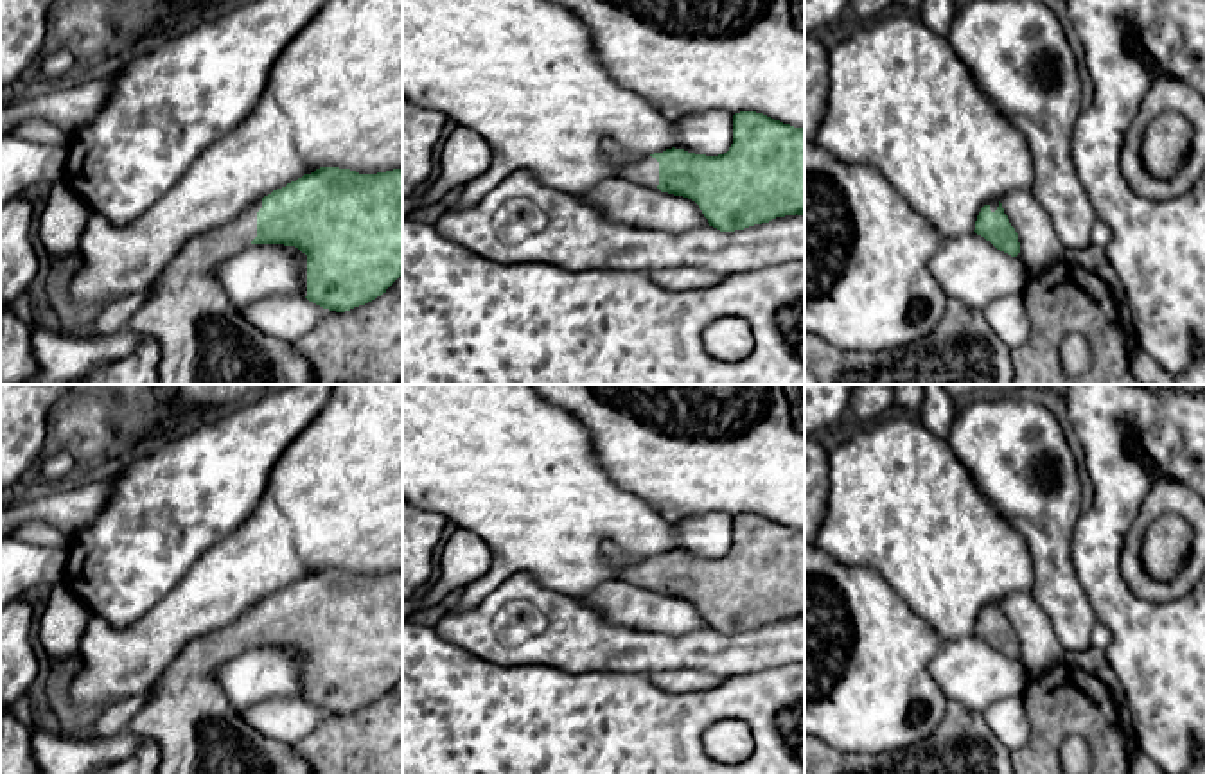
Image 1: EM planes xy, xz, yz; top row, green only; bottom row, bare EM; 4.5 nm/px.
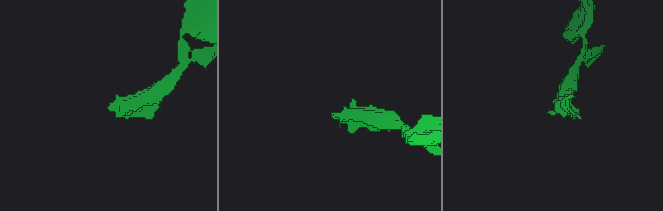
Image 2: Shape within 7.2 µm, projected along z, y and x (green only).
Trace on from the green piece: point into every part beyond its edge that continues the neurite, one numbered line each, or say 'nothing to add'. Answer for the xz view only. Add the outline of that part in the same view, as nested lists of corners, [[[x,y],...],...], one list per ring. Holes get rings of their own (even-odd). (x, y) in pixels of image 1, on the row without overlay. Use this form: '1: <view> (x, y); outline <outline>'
1: xz (643, 573); outline [[[614,544],[604,546],[604,557],[612,564],[620,566],[618,580],[630,582],[638,587],[656,589],[659,587],[659,564],[652,559],[630,562]]]

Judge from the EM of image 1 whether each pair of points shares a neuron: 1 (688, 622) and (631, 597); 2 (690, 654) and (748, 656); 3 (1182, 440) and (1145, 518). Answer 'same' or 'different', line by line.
1: same
2: same
3: different

